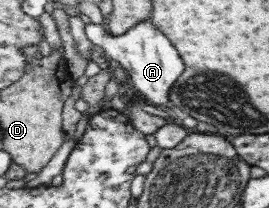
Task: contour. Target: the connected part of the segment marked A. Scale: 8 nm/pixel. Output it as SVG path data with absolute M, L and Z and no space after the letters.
M149 20L135 24L121 36L101 34L101 30L100 25L85 24L84 35L93 46L97 45L105 51L113 65L121 67L126 72L133 88L144 96L149 104L170 113L169 90L185 66L177 56L177 52L173 50L173 45L167 40L167 36L163 36L163 32L159 32L155 24L151 24Z

